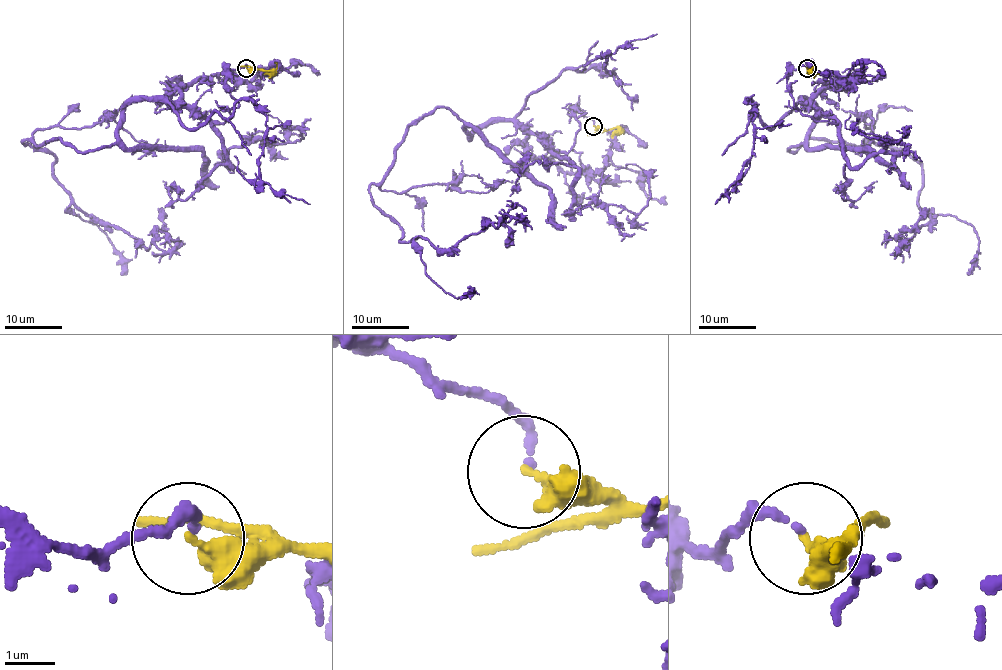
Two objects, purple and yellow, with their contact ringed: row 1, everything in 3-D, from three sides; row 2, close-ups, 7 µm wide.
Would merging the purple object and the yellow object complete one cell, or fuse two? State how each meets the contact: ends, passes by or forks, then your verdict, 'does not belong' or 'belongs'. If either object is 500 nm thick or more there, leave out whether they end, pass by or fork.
purple ends there; yellow ends there; does not belong

